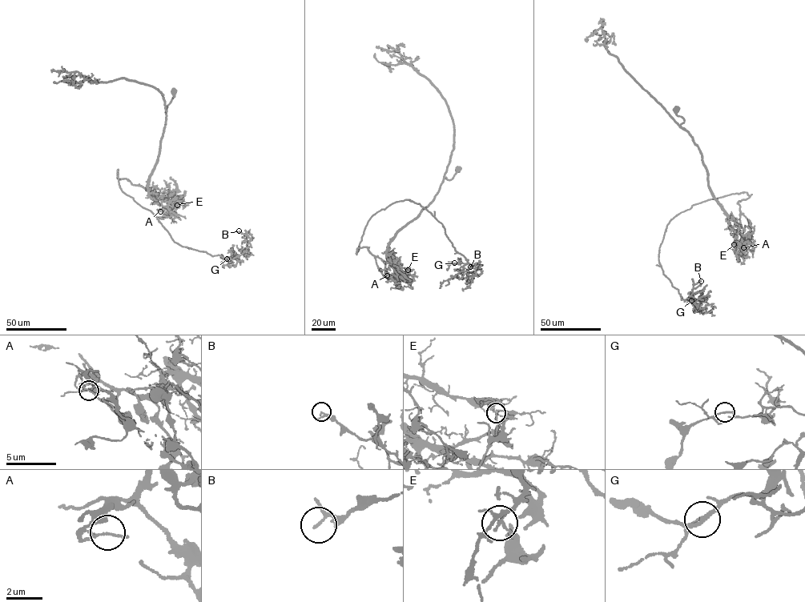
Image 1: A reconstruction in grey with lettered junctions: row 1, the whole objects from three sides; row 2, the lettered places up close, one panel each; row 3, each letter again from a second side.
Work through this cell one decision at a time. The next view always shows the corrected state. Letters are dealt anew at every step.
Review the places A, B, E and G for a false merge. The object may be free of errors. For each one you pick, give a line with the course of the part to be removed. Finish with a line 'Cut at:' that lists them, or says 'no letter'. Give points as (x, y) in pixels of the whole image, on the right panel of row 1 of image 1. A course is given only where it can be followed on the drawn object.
E: course (734, 244), (744, 242), (738, 202), (746, 192), (693, 205), (670, 222), (659, 247), (681, 299), (714, 315)
Cut at: E

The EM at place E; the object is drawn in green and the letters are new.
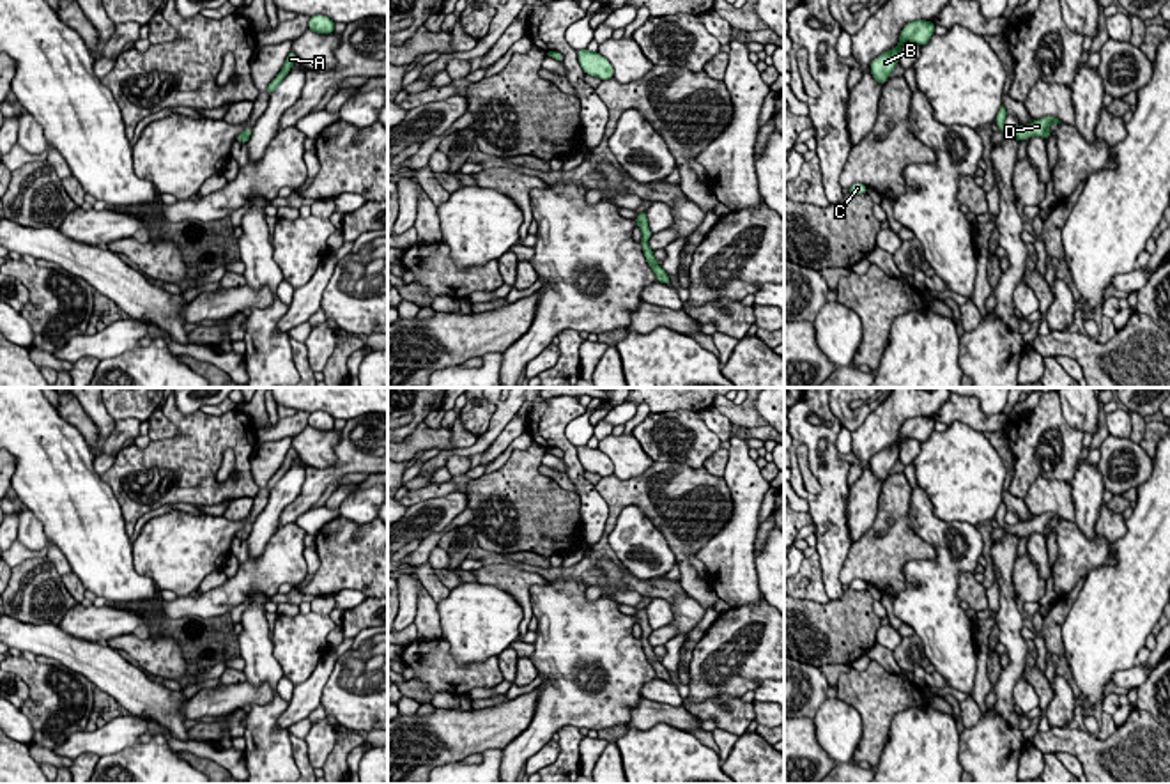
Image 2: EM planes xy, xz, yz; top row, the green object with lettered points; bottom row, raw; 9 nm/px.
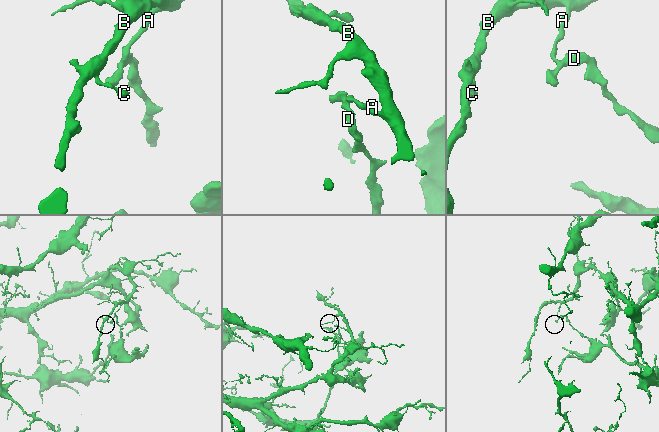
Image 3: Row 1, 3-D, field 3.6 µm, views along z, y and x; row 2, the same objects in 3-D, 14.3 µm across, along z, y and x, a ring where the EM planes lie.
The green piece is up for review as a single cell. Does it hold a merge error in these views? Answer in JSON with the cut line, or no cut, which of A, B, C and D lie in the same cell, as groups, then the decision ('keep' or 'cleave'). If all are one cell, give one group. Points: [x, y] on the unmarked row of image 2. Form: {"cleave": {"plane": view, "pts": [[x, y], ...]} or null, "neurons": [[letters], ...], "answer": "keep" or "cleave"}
{"cleave": {"plane": "yz", "pts": [[1013, 526], [1029, 533]]}, "neurons": [["A", "B", "C"], ["D"]], "answer": "cleave"}

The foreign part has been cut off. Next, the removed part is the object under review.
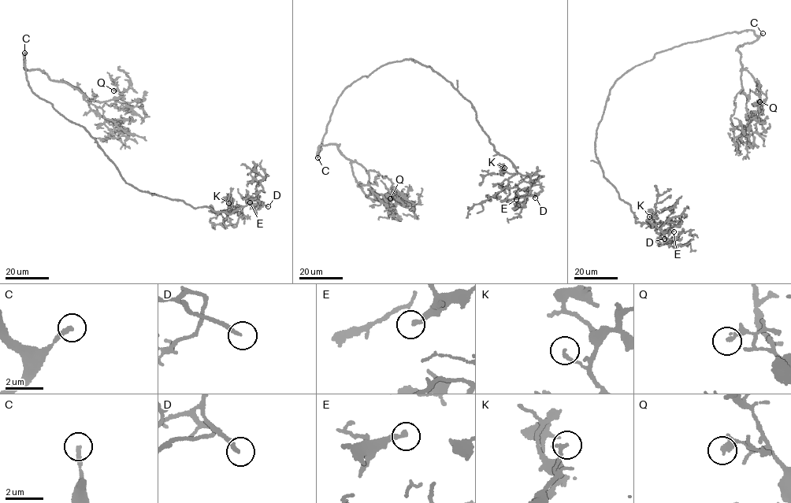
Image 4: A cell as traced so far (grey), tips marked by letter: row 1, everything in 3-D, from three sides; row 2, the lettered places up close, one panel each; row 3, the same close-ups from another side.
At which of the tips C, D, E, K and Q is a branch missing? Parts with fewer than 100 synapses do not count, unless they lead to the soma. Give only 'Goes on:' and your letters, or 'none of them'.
Goes on: C, D

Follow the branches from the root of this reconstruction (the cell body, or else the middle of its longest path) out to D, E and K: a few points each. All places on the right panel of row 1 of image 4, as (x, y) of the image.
D: (640, 64), (610, 90), (595, 150), (603, 175), (629, 203), (635, 222), (649, 220), (664, 238)
E: (640, 64), (610, 90), (597, 128), (596, 157), (635, 222), (649, 220), (662, 231), (674, 231)
K: (640, 64), (610, 90), (595, 150), (603, 175), (629, 203), (635, 222), (649, 226), (654, 223), (649, 216)

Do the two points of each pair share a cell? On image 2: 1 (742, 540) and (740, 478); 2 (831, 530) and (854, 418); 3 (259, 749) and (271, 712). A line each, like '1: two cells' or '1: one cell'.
1: one cell
2: two cells
3: one cell

